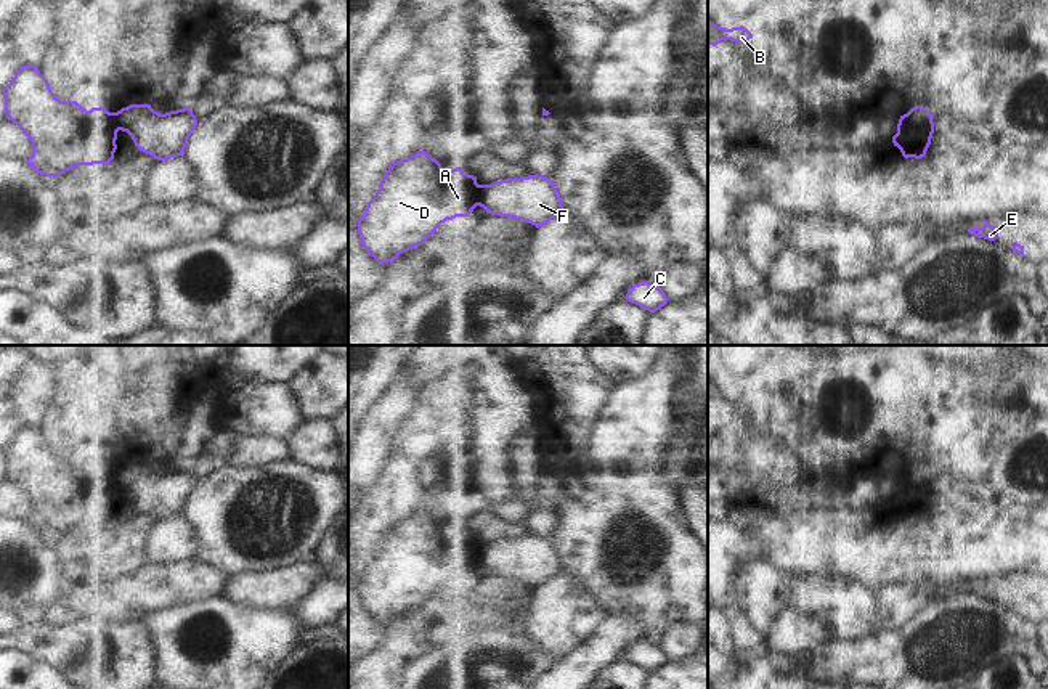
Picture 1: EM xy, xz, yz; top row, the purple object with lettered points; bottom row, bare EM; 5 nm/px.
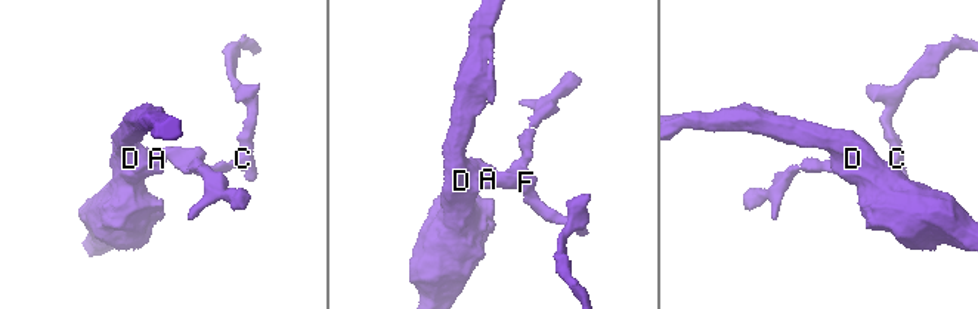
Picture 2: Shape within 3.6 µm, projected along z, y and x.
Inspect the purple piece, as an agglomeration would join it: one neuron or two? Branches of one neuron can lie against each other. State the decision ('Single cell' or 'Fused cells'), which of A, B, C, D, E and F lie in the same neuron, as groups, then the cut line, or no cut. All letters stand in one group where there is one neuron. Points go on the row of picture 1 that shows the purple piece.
Fused cells. Groups: A B D E / C F. Split along xz (464, 174), (466, 180), (475, 188), (477, 204)

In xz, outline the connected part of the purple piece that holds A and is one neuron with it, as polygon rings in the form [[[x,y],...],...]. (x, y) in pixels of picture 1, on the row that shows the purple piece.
[[[422,149],[390,165],[358,218],[358,234],[380,265],[393,263],[441,223],[469,217],[475,207],[477,188],[467,183],[462,167],[446,170]]]

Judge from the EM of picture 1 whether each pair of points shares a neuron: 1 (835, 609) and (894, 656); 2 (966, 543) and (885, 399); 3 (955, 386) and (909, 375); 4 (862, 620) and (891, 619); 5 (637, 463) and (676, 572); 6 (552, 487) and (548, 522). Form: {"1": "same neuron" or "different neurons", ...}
{"1": "different neurons", "2": "different neurons", "3": "different neurons", "4": "different neurons", "5": "same neuron", "6": "same neuron"}

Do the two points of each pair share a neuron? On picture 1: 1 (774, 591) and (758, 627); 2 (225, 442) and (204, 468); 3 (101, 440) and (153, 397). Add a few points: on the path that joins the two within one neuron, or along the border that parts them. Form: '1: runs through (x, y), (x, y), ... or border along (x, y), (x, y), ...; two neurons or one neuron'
1: runs through (766, 599), (758, 607), (758, 619); one neuron
2: runs through (220, 448), (211, 461); one neuron
3: runs through (114, 436), (140, 410); one neuron

